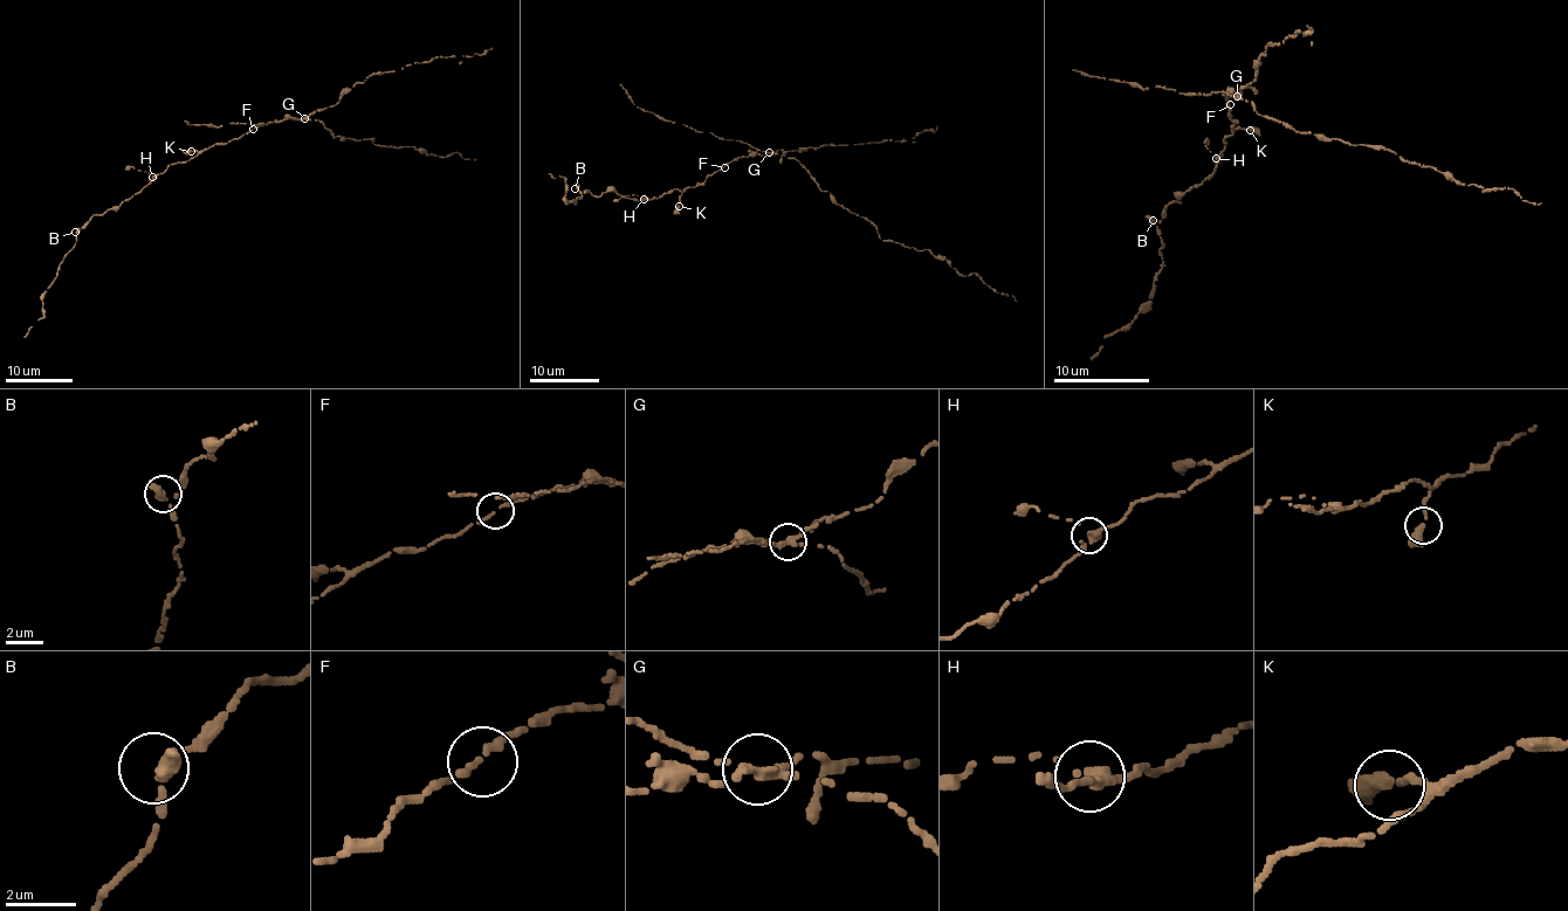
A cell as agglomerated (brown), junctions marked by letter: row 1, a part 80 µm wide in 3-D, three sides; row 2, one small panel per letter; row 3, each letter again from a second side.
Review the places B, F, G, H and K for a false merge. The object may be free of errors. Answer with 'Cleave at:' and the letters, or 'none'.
Cleave at: G

